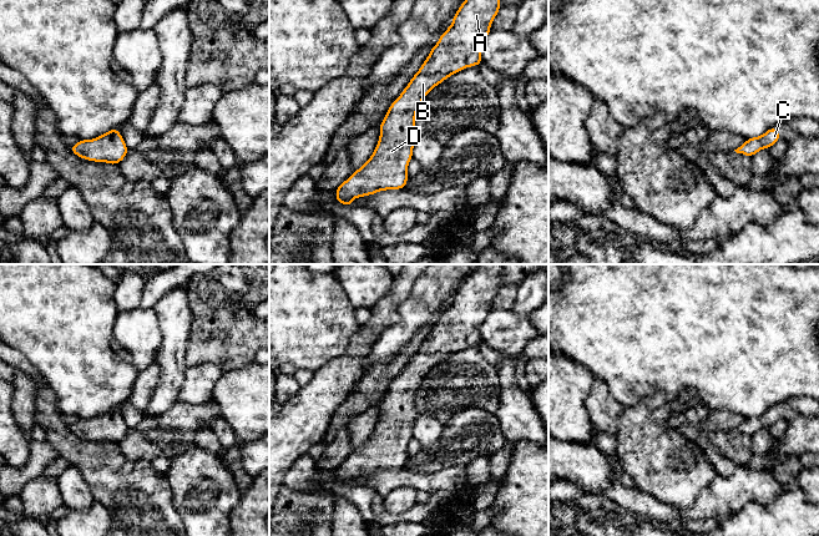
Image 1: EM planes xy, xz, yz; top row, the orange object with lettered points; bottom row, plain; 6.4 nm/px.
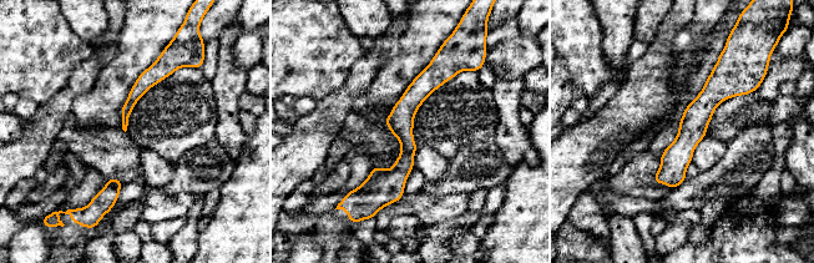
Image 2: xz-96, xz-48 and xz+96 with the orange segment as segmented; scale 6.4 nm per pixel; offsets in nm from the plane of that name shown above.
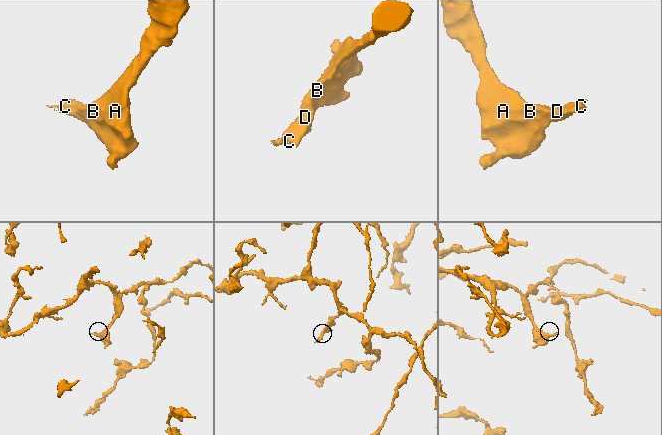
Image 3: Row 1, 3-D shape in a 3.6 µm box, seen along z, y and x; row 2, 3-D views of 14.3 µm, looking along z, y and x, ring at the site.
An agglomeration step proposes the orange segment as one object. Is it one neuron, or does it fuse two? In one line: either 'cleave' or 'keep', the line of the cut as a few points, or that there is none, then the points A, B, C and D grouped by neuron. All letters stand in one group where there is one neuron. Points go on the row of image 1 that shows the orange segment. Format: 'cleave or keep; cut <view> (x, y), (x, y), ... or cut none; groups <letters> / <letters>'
keep; cut none; groups A B C D

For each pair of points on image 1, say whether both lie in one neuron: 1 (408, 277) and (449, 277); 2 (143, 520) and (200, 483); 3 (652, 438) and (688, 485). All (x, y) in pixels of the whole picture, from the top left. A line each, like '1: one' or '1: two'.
1: two
2: two
3: one

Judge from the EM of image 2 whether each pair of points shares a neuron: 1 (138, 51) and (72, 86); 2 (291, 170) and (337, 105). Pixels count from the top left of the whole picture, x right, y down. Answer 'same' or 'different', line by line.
1: different
2: same

